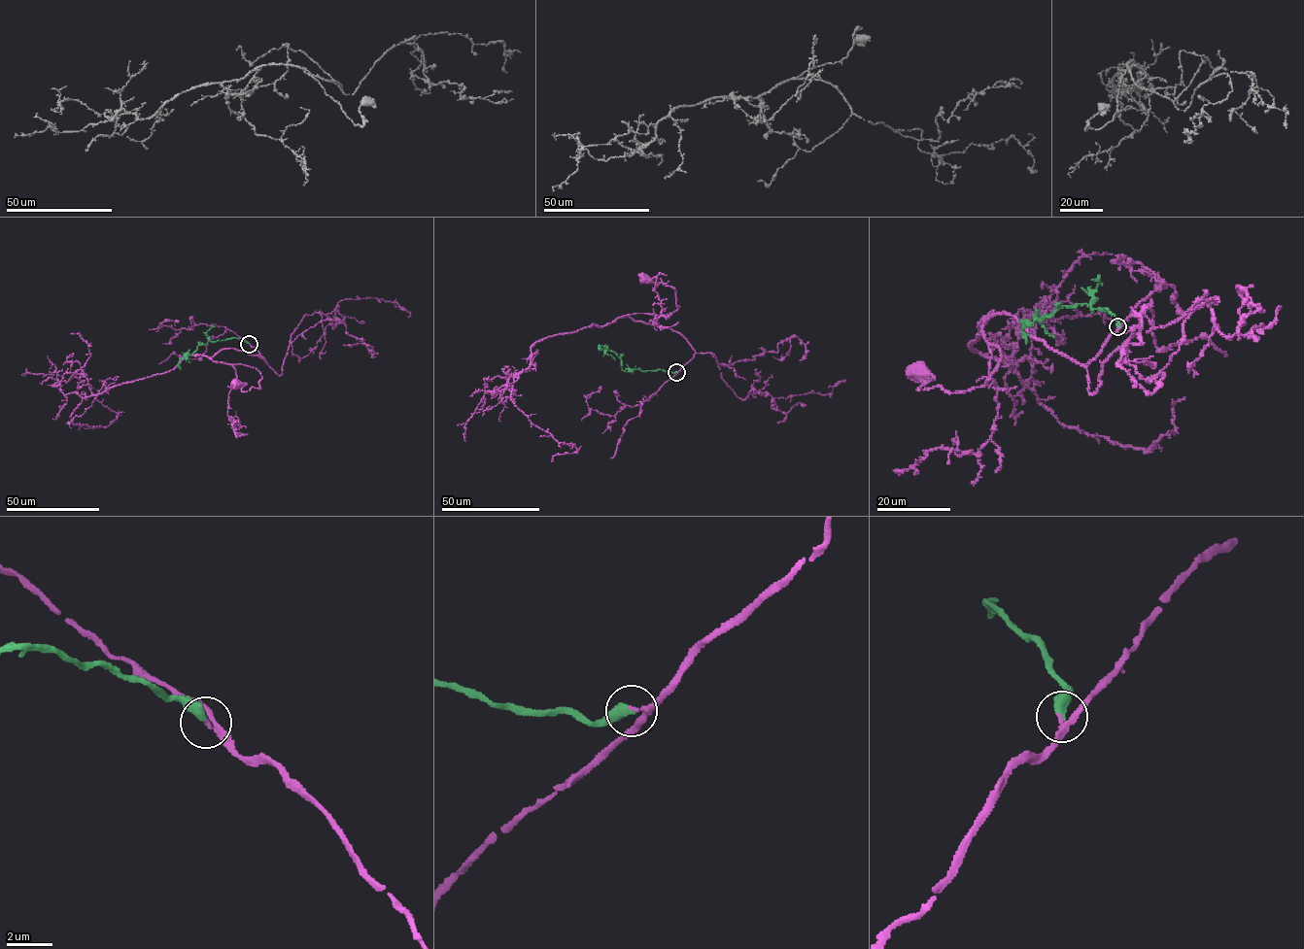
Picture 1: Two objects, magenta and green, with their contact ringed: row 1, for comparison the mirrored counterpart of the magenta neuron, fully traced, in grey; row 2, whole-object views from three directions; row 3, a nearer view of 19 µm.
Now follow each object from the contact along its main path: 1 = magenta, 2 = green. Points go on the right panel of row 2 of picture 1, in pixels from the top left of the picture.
1: (1118, 327), (1081, 365), (1001, 312), (981, 329), (1002, 354), (984, 385), (918, 389), (932, 376), (921, 372)
2: (1118, 327), (1107, 309), (1060, 307), (1050, 316), (1023, 321), (1026, 344)

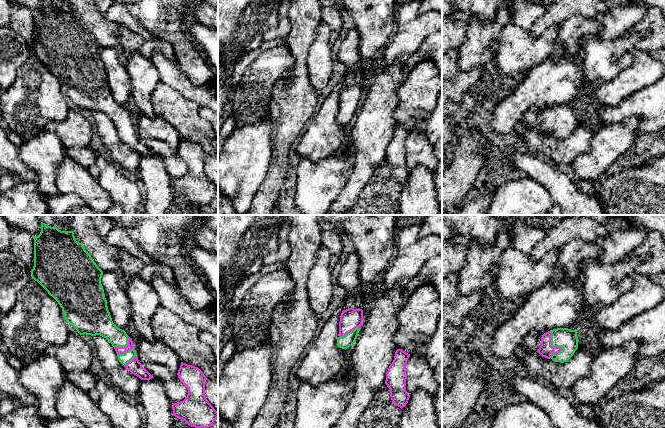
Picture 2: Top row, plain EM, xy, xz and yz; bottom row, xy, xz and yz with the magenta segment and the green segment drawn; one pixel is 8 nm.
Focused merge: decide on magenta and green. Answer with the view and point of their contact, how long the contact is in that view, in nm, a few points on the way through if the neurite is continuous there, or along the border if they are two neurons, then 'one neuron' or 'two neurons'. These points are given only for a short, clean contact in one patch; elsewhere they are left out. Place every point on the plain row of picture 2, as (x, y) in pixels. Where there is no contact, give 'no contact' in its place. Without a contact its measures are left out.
contact yz (557, 123); length 220 nm; two neurons

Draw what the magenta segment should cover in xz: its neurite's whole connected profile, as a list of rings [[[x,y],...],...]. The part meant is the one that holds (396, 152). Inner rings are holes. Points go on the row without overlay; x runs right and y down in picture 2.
[[[397,125],[394,136],[386,149],[385,160],[390,165],[392,178],[401,185],[406,182],[410,171],[406,167],[406,140],[410,130],[402,125]]]

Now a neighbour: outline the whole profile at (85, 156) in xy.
[[[70,147],[65,150],[65,154],[73,161],[81,165],[88,171],[95,179],[99,177],[99,169],[97,167],[96,154],[88,147]]]

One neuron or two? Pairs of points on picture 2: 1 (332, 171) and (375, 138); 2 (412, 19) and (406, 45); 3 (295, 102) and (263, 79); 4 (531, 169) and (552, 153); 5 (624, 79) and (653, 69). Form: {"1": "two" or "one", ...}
{"1": "two", "2": "one", "3": "two", "4": "two", "5": "one"}

